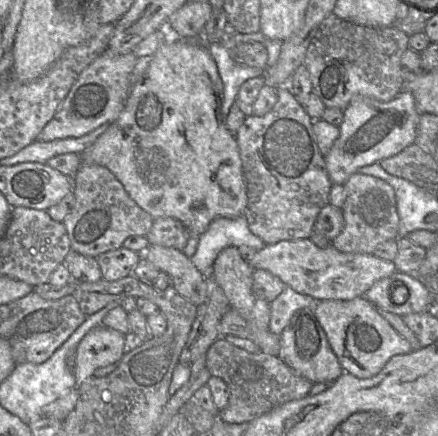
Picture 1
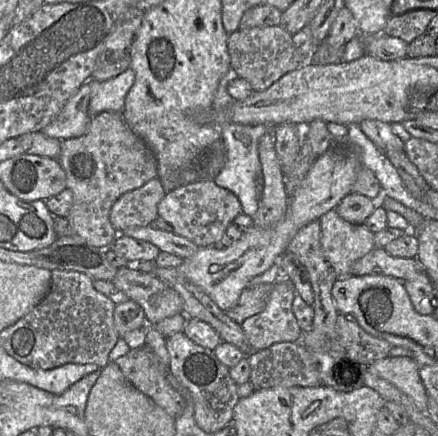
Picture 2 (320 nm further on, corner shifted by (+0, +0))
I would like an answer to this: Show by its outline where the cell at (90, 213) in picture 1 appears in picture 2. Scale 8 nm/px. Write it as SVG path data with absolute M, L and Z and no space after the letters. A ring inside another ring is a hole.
M159 178L122 194L110 211L110 222L120 233L131 227L148 226L158 217L158 205L166 194Z

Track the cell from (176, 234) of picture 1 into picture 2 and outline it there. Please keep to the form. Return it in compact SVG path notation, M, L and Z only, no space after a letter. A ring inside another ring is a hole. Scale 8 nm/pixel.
M213 180L190 183L167 192L158 205L158 216L171 225L172 231L189 239L199 248L213 246L225 233L227 226L241 213L242 206L237 196L231 191L219 187Z

